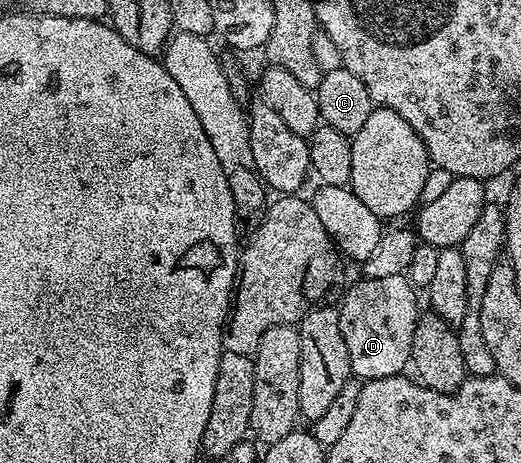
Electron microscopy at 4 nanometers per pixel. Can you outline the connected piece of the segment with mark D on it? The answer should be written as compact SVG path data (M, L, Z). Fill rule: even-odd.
M402 273L364 277L357 285L351 285L339 298L338 308L342 339L346 339L346 351L350 351L352 376L365 382L403 374L412 359L414 327L418 316L417 290Z

